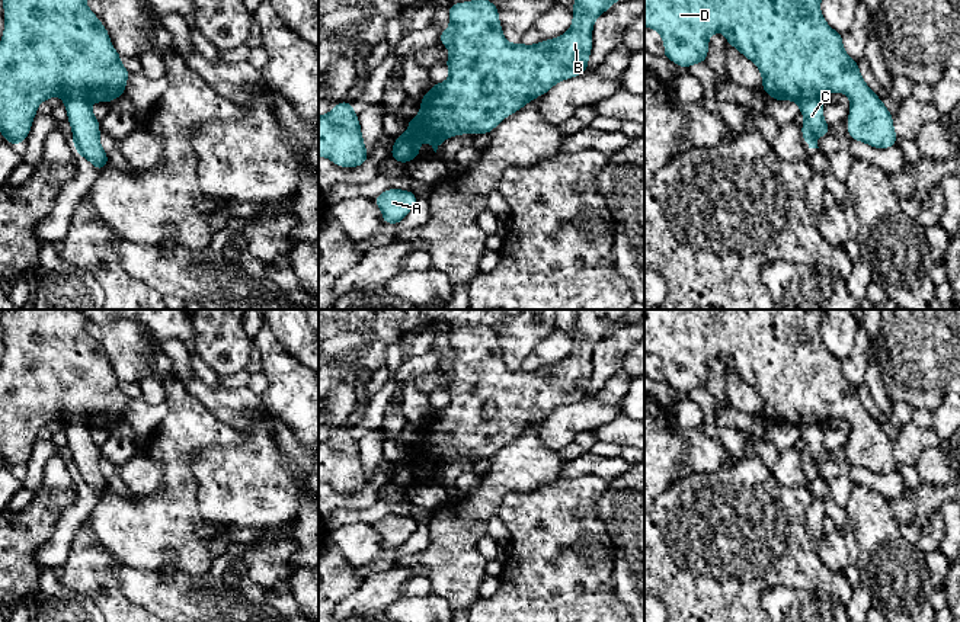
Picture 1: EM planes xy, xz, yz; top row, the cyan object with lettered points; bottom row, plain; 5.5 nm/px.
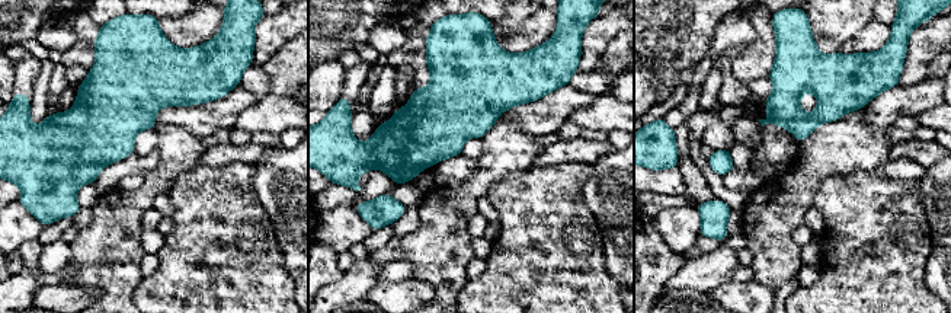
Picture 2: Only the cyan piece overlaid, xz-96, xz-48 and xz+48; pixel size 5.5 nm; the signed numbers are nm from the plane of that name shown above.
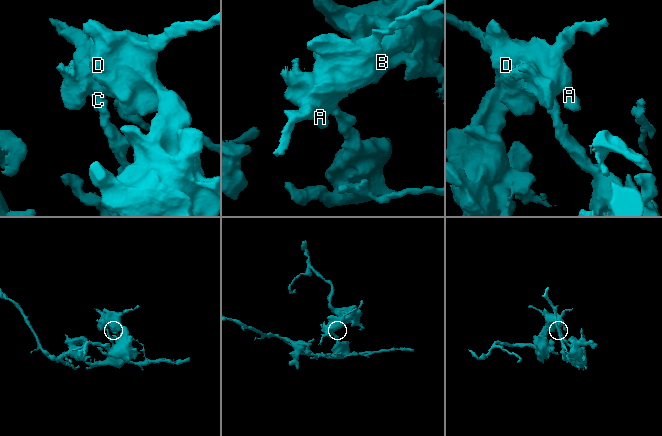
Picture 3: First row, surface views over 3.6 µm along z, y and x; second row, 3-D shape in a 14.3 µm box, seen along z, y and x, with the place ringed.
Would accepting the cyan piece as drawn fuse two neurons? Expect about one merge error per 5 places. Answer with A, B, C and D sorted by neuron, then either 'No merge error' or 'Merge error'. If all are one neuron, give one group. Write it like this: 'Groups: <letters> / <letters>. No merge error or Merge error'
Groups: A B D / C. Merge error

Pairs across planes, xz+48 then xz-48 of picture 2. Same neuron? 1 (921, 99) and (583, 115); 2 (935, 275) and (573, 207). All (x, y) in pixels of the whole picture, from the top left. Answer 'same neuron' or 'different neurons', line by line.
1: different neurons
2: different neurons

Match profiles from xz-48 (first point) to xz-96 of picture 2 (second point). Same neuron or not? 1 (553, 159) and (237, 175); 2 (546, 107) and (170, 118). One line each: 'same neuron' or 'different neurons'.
1: different neurons
2: same neuron

